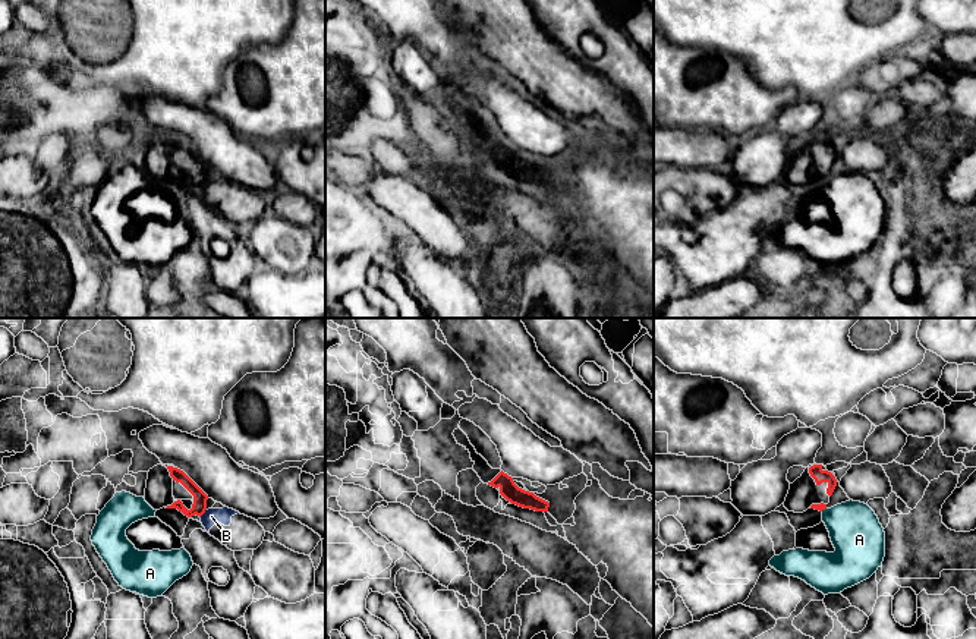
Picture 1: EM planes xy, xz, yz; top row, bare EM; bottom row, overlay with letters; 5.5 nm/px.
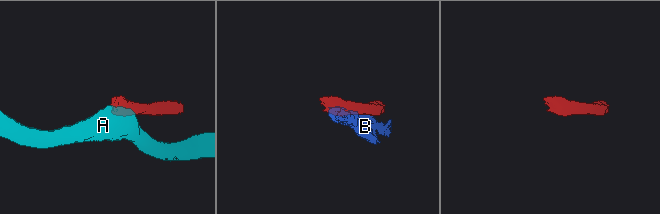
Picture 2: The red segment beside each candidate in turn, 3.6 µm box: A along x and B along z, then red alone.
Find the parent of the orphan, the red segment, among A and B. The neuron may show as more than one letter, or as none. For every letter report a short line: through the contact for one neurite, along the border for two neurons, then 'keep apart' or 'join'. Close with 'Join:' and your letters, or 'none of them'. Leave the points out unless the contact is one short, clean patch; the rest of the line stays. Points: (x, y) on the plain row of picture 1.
A: line yz (825, 179), (821, 182); keep apart
B: keep apart
Join: none of them

